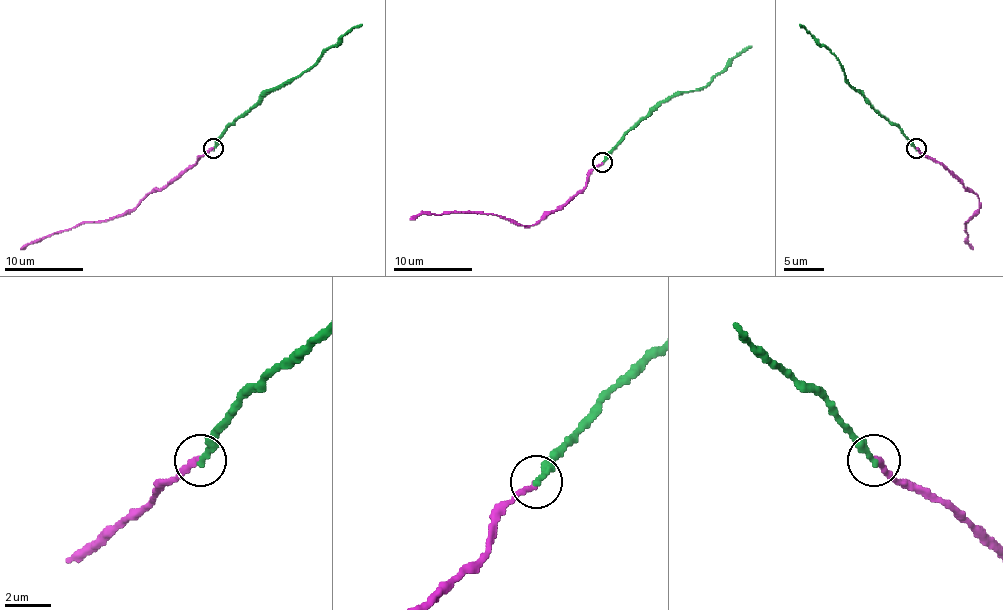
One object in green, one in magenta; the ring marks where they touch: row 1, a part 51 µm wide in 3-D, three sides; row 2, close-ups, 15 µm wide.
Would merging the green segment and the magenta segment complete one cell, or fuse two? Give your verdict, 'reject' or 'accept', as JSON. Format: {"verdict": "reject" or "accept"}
{"verdict": "accept"}

